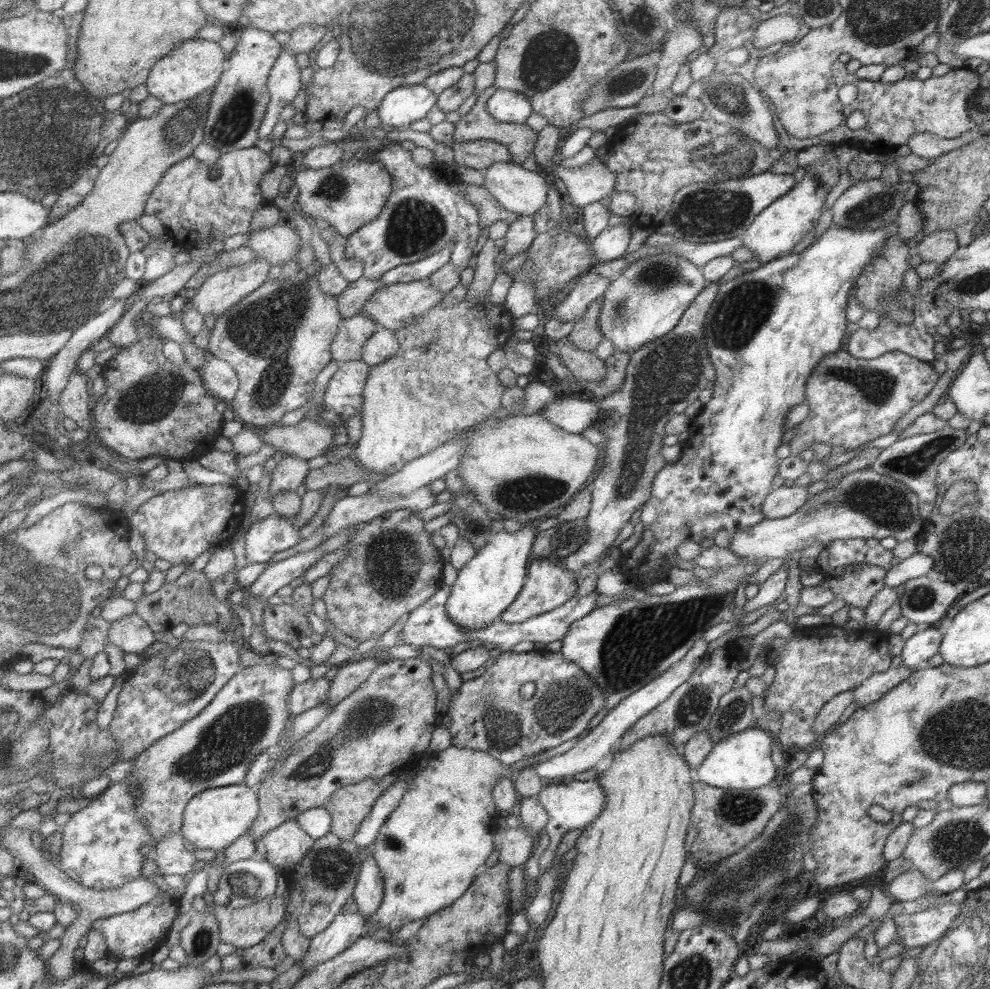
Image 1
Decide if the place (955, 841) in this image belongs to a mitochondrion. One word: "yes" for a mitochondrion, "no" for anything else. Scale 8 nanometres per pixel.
yes

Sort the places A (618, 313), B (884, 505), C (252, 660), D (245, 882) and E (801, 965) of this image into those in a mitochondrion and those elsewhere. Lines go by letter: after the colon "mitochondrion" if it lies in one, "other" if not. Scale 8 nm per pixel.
A: mitochondrion
B: mitochondrion
C: other
D: mitochondrion
E: other

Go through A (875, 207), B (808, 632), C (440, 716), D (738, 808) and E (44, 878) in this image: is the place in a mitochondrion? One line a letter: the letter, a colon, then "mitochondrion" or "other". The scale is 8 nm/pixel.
A: mitochondrion
B: other
C: other
D: mitochondrion
E: other

